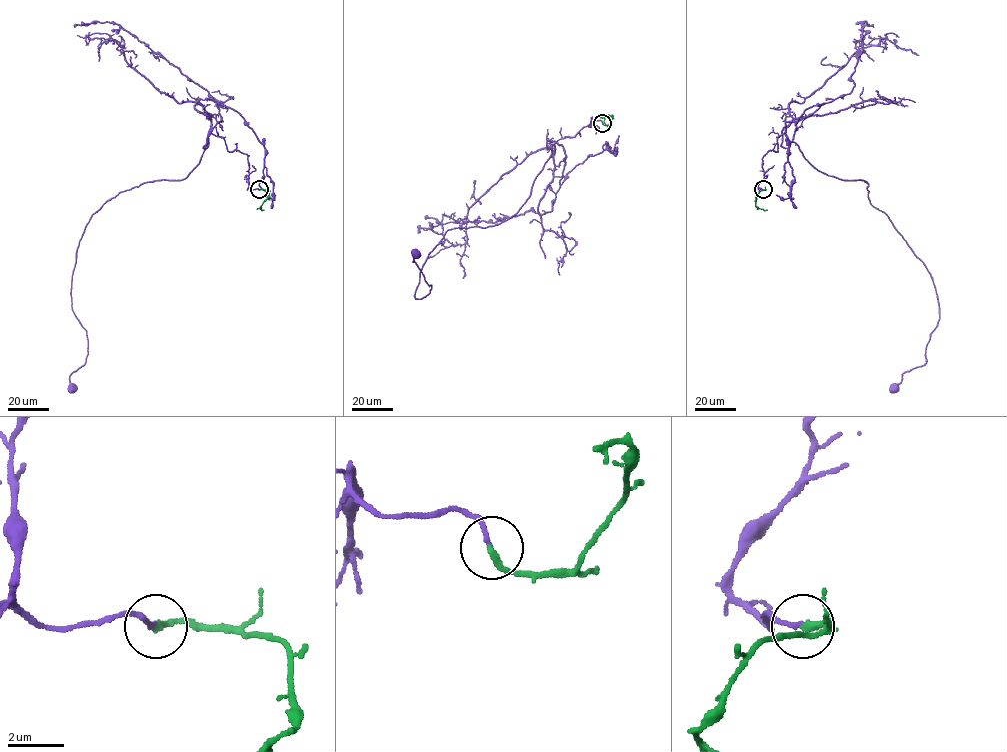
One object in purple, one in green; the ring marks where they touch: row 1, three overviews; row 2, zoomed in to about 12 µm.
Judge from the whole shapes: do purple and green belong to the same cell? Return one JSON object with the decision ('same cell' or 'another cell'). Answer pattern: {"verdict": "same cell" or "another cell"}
{"verdict": "same cell"}

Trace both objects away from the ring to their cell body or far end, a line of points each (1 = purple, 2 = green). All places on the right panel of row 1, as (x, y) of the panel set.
1: (763, 189), (762, 158), (784, 133), (818, 170), (866, 182), (923, 262), (939, 320), (926, 363), (896, 387)
2: (763, 189), (755, 197), (755, 206), (767, 209)

